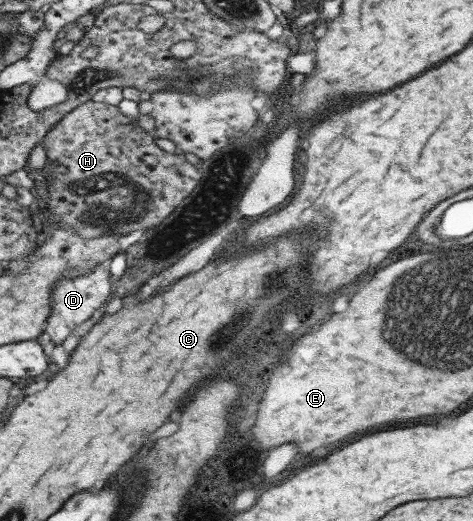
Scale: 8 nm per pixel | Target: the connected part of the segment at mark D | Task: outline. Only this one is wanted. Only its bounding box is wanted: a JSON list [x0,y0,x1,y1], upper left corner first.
[43,264,112,345]

